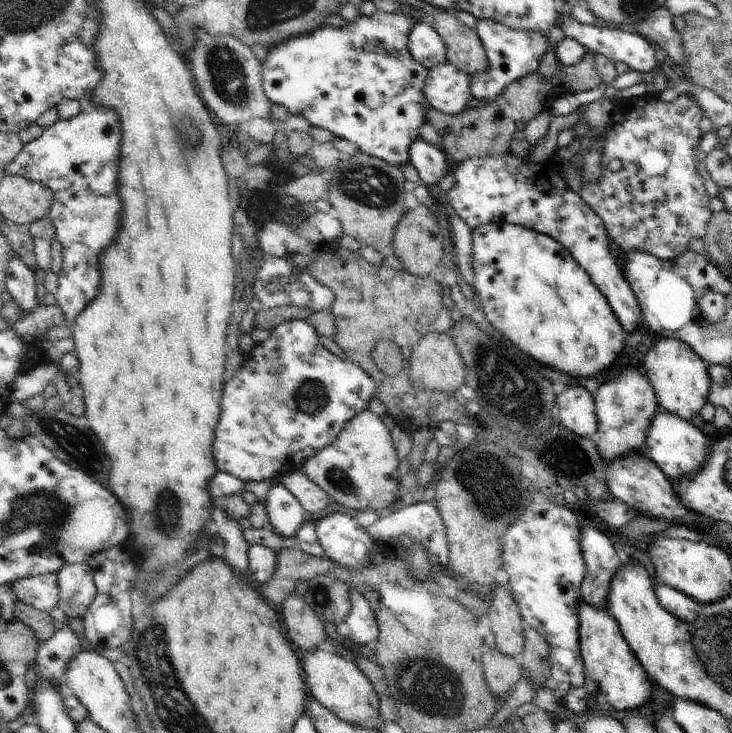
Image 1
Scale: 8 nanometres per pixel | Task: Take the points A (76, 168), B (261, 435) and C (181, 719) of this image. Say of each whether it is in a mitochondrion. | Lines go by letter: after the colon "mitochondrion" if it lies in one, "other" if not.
A: other
B: other
C: mitochondrion

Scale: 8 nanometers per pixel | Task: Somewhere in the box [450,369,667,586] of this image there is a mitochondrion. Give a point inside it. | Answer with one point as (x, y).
(478, 474)

